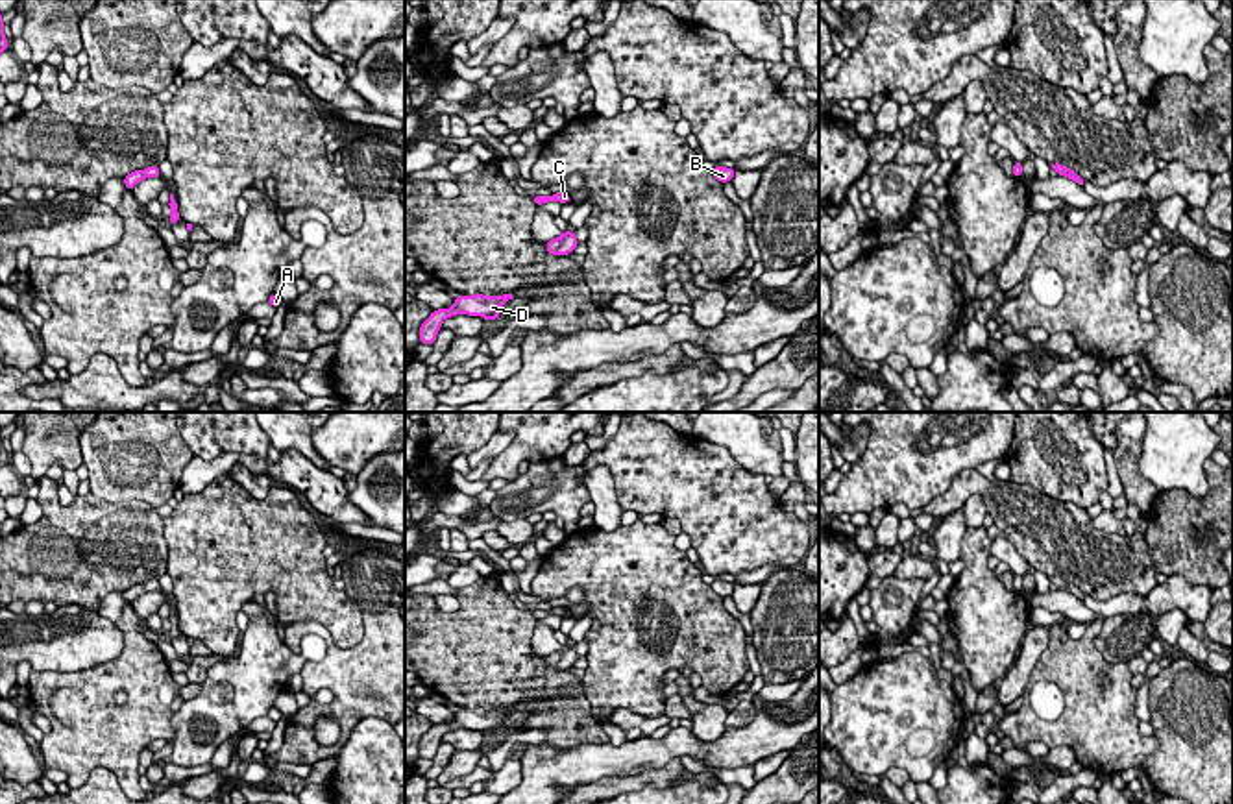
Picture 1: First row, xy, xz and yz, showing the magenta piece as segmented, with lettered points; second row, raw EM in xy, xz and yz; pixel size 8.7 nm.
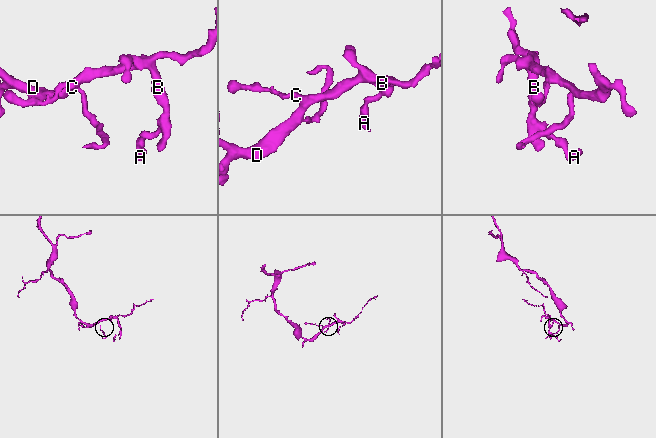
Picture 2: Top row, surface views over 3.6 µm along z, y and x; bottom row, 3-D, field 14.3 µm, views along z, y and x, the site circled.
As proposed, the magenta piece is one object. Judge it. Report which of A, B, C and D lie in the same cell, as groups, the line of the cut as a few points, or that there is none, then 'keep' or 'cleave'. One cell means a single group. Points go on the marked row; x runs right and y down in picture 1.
groups A B C D; cut none; keep

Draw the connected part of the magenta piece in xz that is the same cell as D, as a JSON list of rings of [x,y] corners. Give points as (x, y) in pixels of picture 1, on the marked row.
[[[460,294],[458,298],[455,298],[453,307],[433,311],[431,316],[421,323],[420,344],[433,346],[442,327],[442,322],[457,314],[481,316],[484,320],[499,320],[501,307],[512,298],[514,298],[512,294],[503,296]]]

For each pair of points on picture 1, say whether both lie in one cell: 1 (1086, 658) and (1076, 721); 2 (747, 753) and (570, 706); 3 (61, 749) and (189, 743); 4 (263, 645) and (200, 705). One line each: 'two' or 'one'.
1: one
2: two
3: two
4: one

